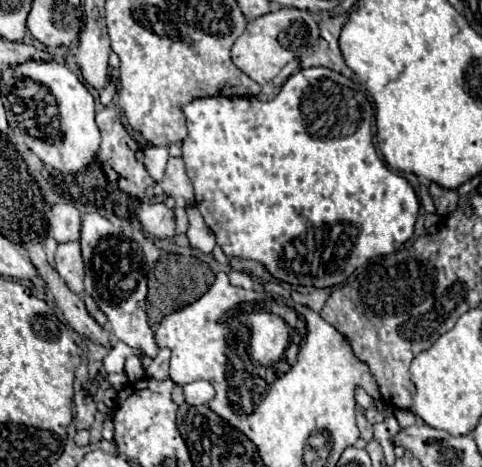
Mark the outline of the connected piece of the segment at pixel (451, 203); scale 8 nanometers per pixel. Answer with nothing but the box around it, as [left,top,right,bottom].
[430,183,458,219]

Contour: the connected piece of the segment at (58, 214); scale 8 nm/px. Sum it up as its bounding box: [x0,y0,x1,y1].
[46,203,80,243]

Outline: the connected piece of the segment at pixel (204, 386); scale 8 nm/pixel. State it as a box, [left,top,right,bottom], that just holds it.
[184,381,214,405]

